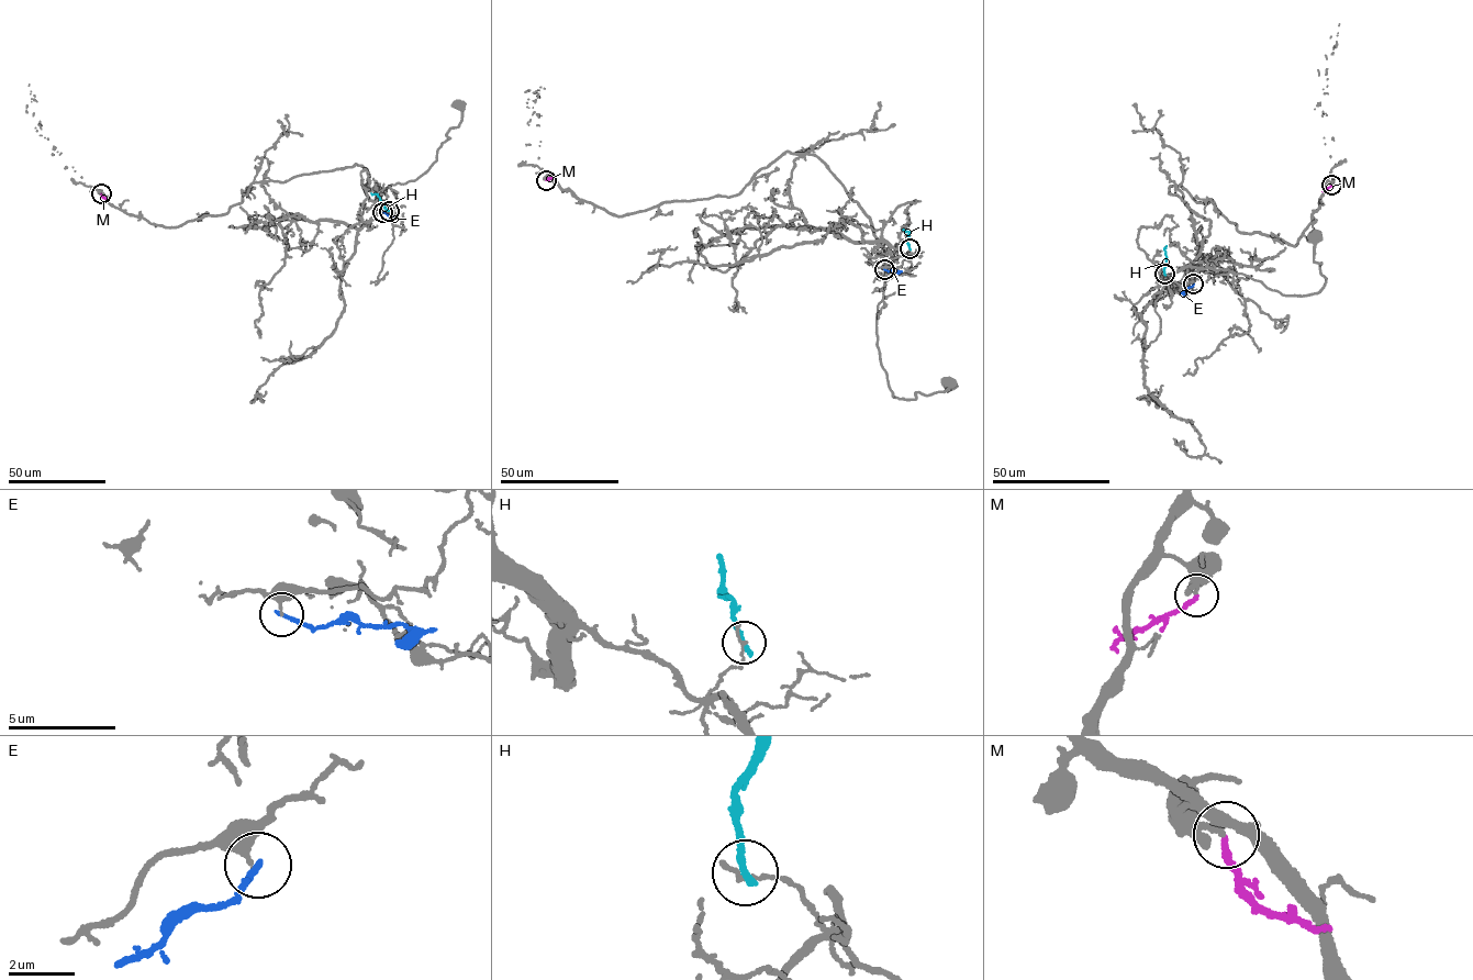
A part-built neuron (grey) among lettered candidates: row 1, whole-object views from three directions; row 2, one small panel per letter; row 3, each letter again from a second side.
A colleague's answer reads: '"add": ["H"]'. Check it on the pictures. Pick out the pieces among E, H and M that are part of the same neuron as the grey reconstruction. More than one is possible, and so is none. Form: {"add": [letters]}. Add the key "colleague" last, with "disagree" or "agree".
{"add": [], "colleague": "disagree"}

